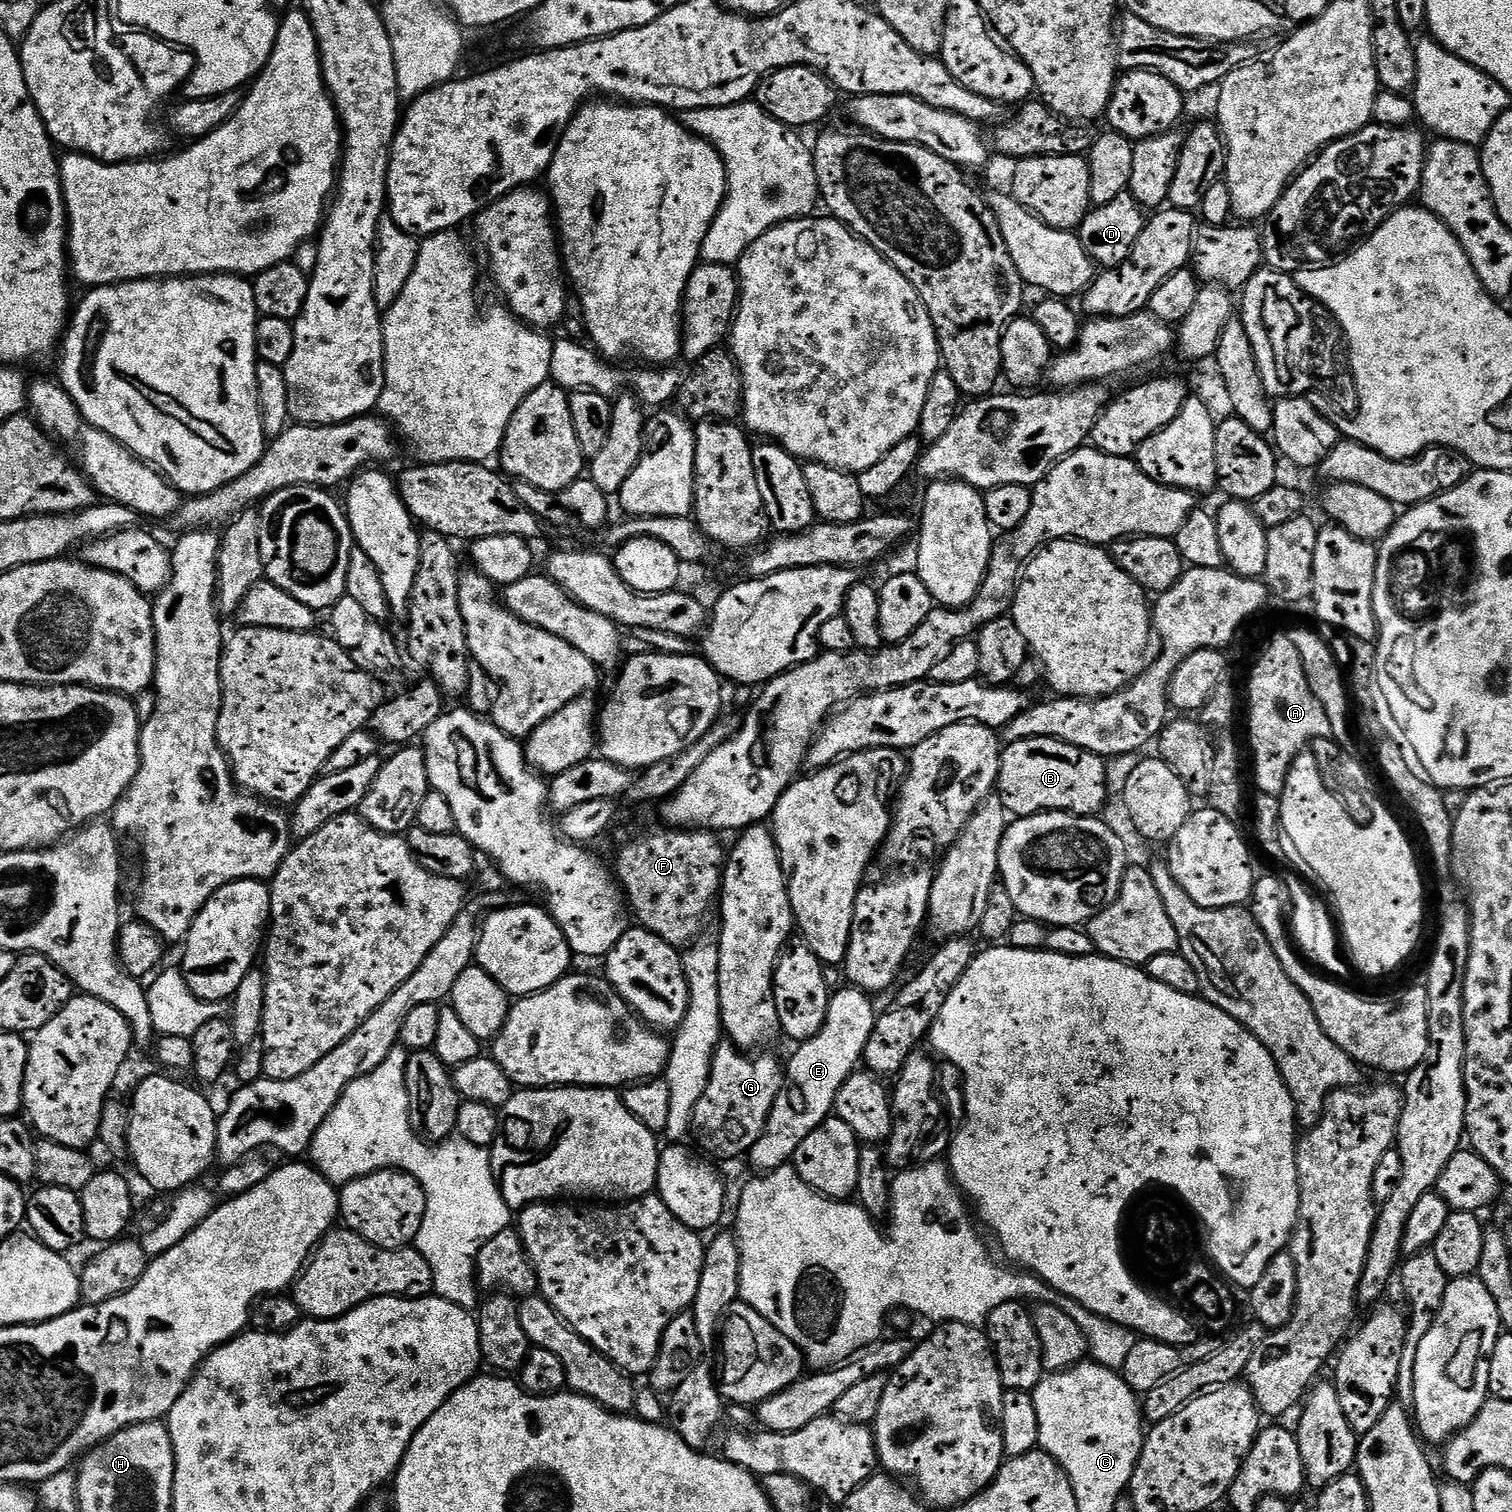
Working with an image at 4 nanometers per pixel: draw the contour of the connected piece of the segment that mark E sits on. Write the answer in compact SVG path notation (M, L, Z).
M844 986L833 991L822 1030L818 1030L814 1038L803 1041L788 1064L786 1060L786 1075L778 1098L774 1098L774 1106L758 1142L754 1142L752 1149L746 1153L746 1160L757 1168L757 1173L767 1174L775 1168L785 1167L800 1143L833 1115L838 1090L842 1088L842 1082L861 1067L866 1042L876 1025L878 1008L872 1005L872 1000L873 997L861 988Z

